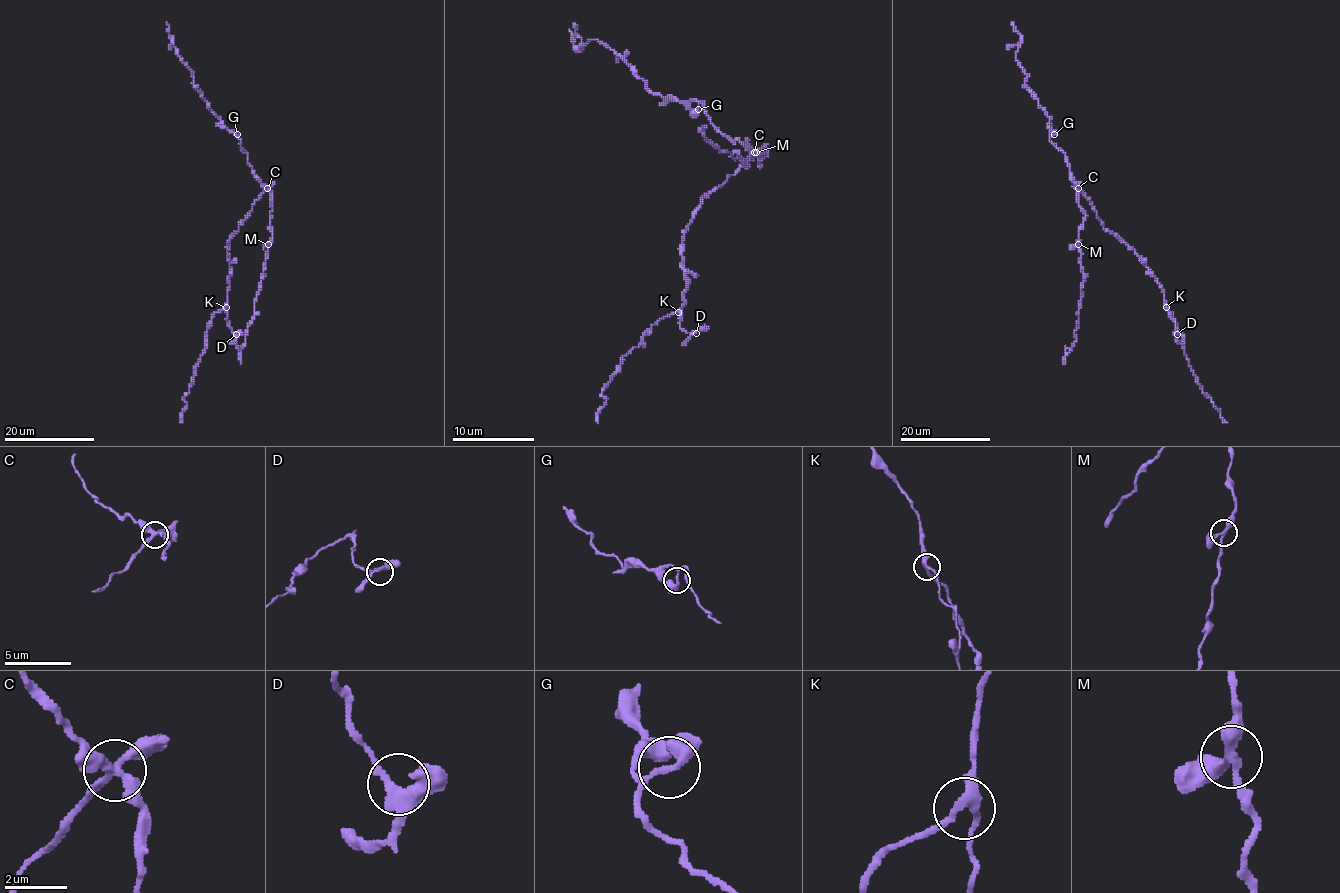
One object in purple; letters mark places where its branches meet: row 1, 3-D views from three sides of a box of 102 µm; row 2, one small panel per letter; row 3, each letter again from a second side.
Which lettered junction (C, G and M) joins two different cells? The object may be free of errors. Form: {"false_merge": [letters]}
{"false_merge": ["C"]}

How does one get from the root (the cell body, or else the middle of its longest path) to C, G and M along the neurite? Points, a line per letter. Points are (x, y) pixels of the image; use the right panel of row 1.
C: (1100, 219), (1090, 200), (1078, 188)
G: (1100, 219), (1090, 200), (1071, 179), (1066, 154), (1050, 140), (1054, 134)
M: (1100, 219), (1090, 200), (1078, 189), (1078, 205), (1086, 215), (1078, 232), (1078, 244)

